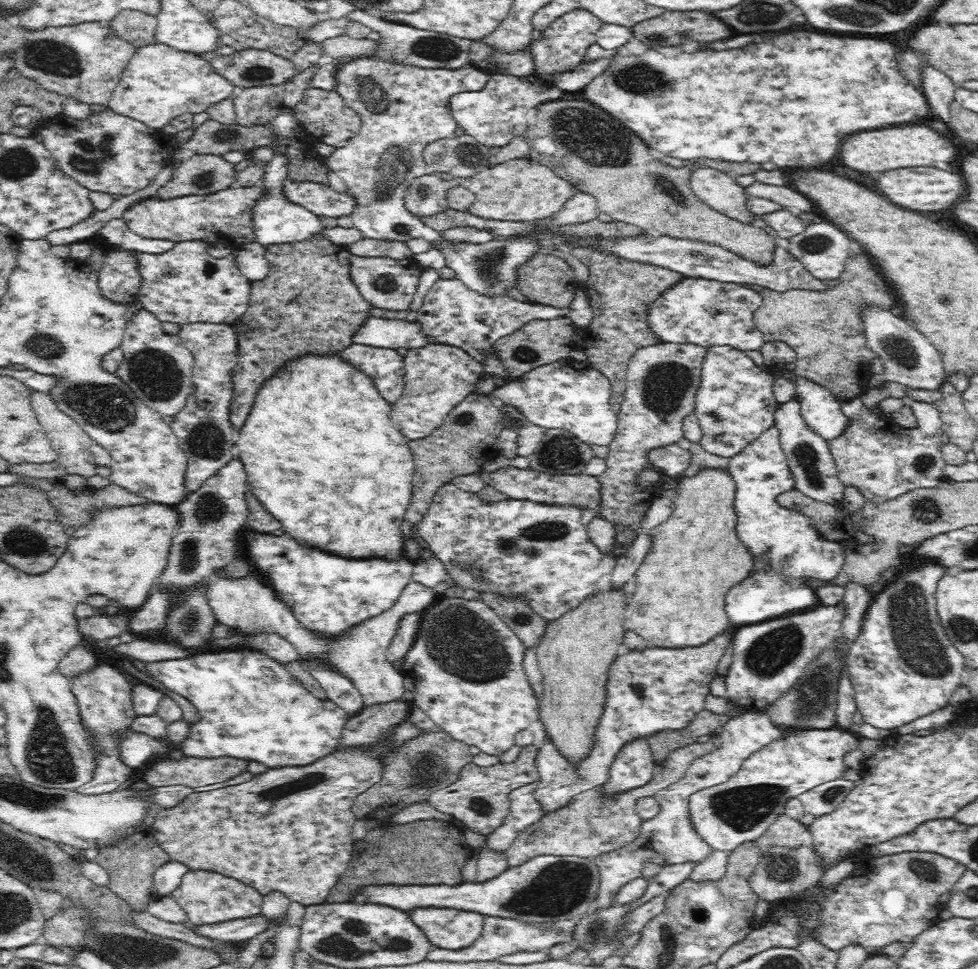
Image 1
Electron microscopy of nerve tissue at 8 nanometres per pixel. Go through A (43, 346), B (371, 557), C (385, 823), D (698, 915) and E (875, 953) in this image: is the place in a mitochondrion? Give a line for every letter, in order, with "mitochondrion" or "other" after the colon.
A: mitochondrion
B: other
C: other
D: mitochondrion
E: other

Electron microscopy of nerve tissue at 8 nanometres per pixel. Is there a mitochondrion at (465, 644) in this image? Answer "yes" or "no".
yes

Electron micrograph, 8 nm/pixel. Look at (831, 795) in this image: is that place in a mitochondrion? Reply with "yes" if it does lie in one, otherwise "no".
yes

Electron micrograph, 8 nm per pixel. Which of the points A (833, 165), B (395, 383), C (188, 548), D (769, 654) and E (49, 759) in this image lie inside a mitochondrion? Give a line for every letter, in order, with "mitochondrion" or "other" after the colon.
A: other
B: other
C: mitochondrion
D: mitochondrion
E: mitochondrion

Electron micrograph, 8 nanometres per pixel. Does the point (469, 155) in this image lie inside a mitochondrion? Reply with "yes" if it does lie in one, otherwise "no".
yes

